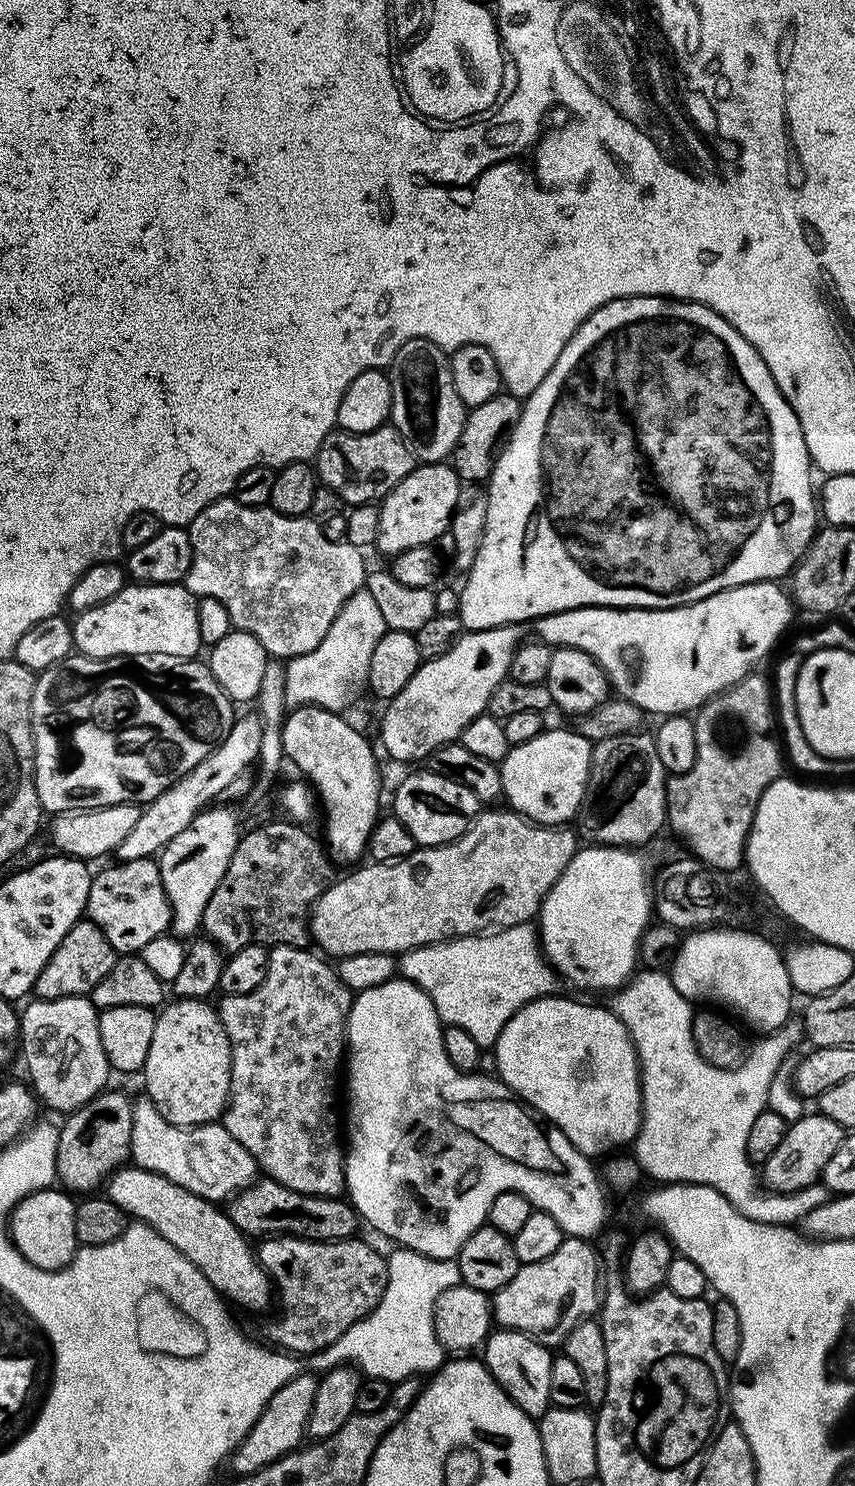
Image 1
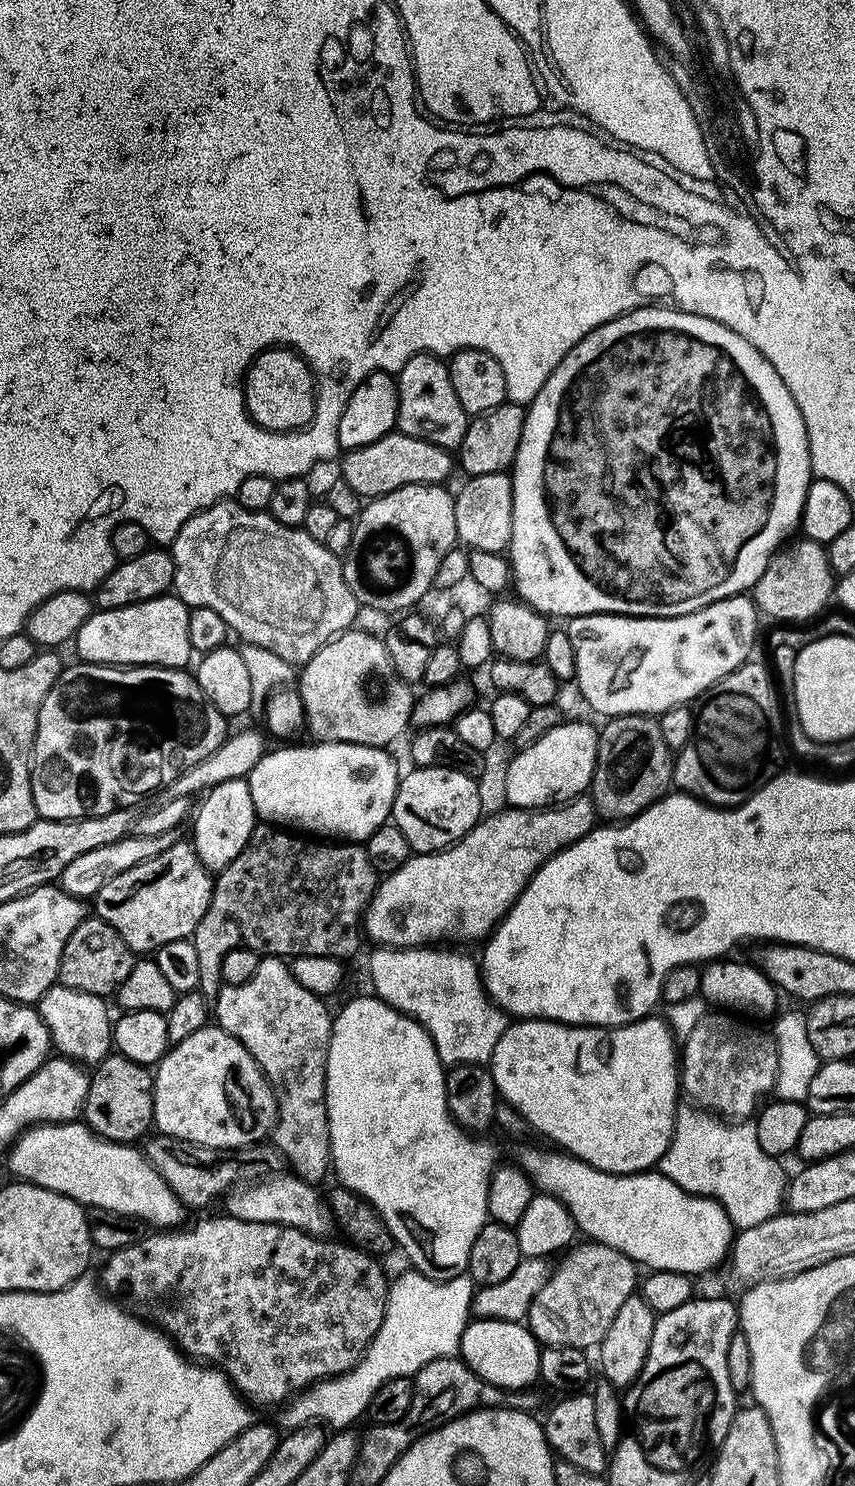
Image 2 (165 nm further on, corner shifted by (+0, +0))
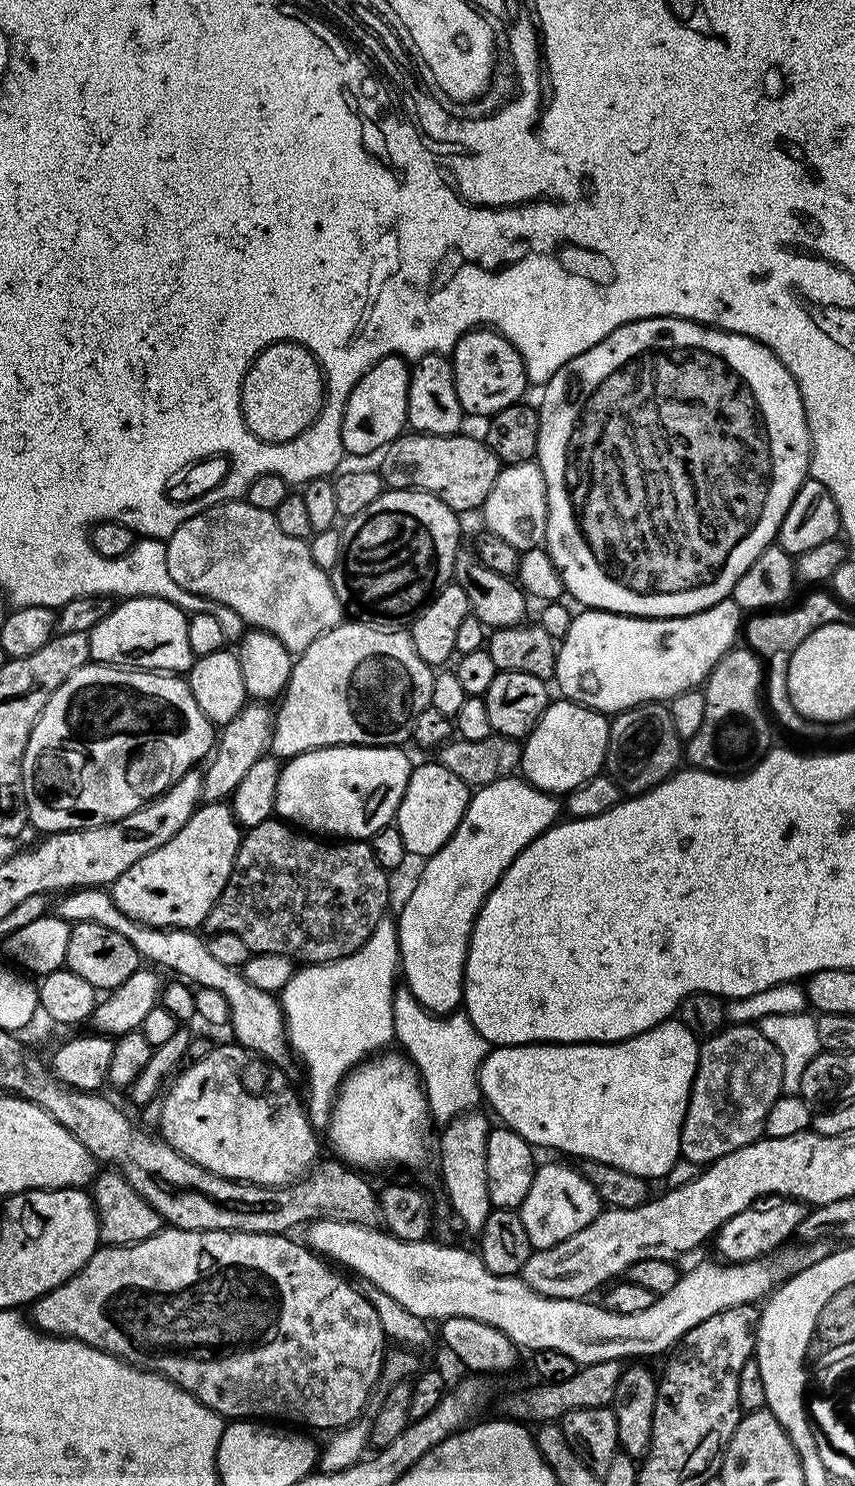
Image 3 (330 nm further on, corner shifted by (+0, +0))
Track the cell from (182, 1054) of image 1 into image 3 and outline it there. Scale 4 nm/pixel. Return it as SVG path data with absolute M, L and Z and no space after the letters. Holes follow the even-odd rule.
M229 1042L229 1044L217 1043L210 1050L210 1054L206 1054L206 1058L191 1061L187 1066L189 1067L188 1069L185 1067L183 1071L171 1081L171 1084L173 1083L172 1089L170 1089L170 1084L170 1087L167 1089L167 1092L169 1091L168 1097L166 1097L166 1092L166 1095L163 1097L163 1100L165 1099L164 1105L160 1108L159 1135L175 1150L175 1152L182 1153L186 1158L190 1158L190 1162L194 1162L198 1166L202 1166L206 1170L210 1170L214 1174L218 1174L227 1180L243 1180L246 1184L261 1184L267 1188L291 1186L295 1184L297 1180L304 1179L304 1177L312 1171L314 1165L317 1163L318 1157L321 1155L321 1153L319 1154L320 1144L316 1141L317 1129L314 1127L312 1121L309 1120L308 1113L305 1105L302 1103L301 1097L300 1100L296 1097L296 1092L292 1089L291 1082L280 1073L283 1071L276 1070L276 1073L272 1073L274 1068L269 1061L265 1060L262 1056L257 1056L249 1052L248 1049L235 1042Z

